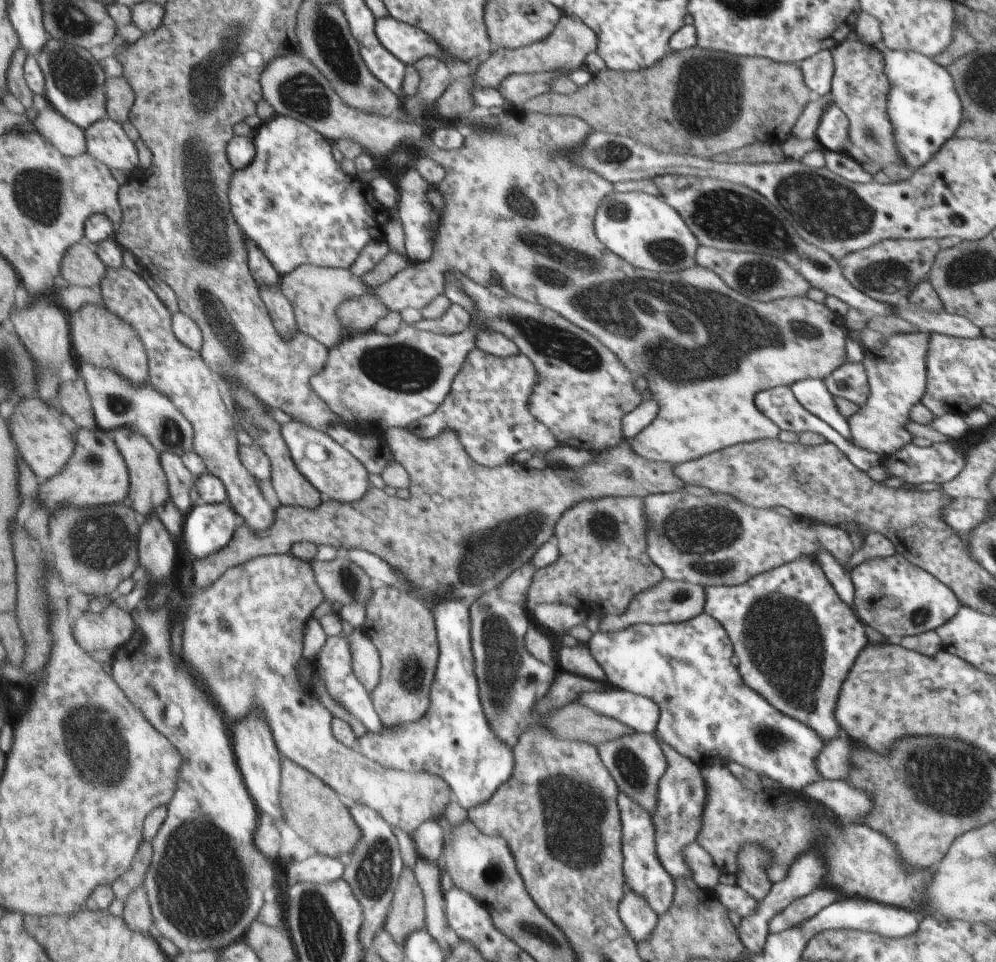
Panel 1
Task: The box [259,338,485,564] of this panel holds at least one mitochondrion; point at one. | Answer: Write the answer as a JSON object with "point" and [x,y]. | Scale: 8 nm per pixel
{"point":[405,369]}

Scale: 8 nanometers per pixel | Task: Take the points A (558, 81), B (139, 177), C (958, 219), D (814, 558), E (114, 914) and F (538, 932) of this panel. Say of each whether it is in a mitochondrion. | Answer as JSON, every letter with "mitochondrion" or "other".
{"A":"other","B":"other","C":"other","D":"other","E":"other","F":"mitochondrion"}

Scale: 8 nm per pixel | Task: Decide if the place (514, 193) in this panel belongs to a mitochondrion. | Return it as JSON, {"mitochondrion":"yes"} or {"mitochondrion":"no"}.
{"mitochondrion":"yes"}

